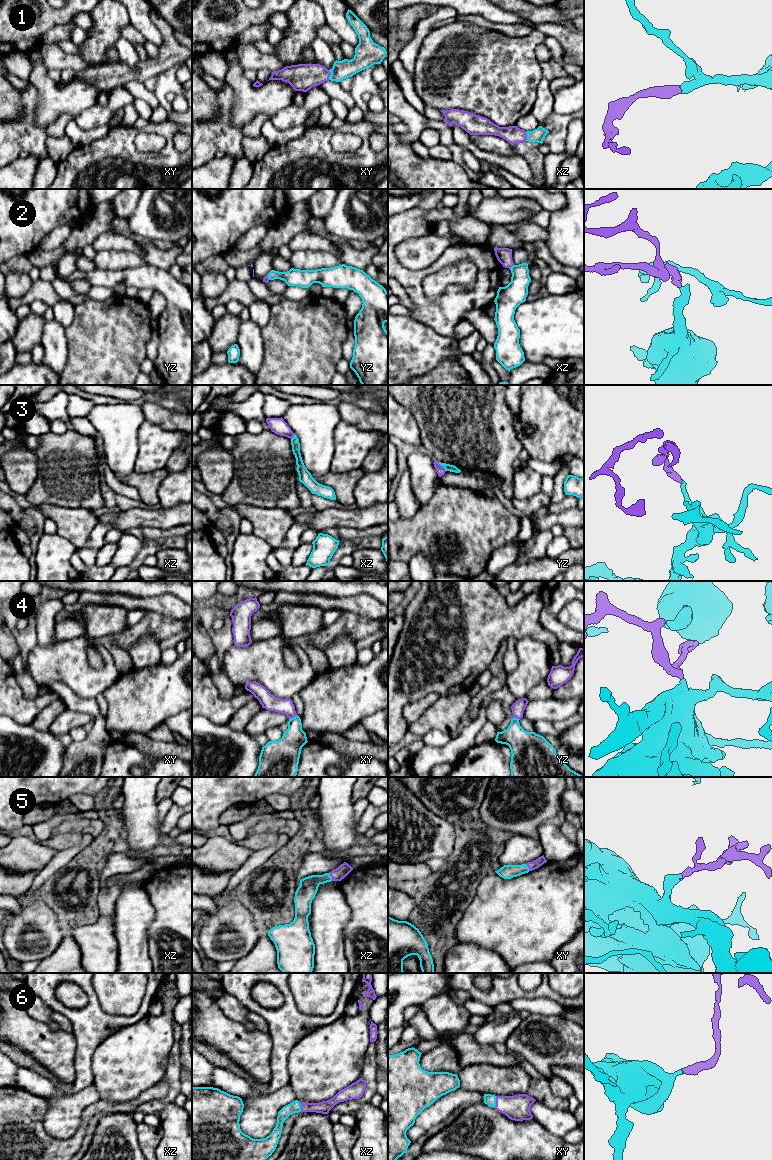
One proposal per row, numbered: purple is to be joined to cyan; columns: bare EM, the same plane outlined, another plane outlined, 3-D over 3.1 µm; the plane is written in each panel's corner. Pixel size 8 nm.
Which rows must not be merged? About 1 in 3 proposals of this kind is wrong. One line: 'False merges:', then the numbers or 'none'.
False merges: 3

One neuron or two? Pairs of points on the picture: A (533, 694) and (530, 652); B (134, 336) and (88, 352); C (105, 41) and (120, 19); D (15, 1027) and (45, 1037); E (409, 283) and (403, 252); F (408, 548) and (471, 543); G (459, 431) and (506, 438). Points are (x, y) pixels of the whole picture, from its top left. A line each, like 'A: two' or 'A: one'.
A: two
B: one
C: one
D: one
E: two
F: one
G: one

